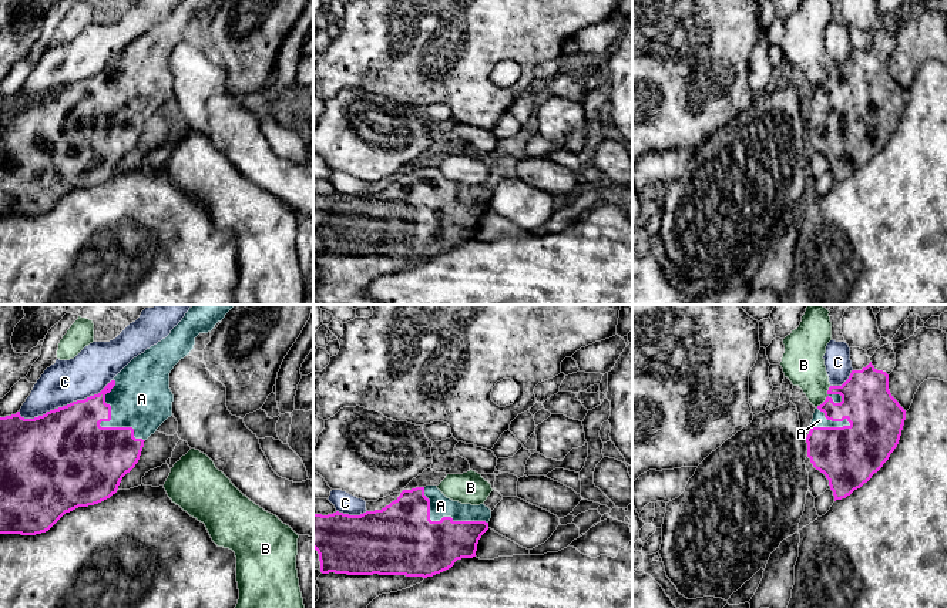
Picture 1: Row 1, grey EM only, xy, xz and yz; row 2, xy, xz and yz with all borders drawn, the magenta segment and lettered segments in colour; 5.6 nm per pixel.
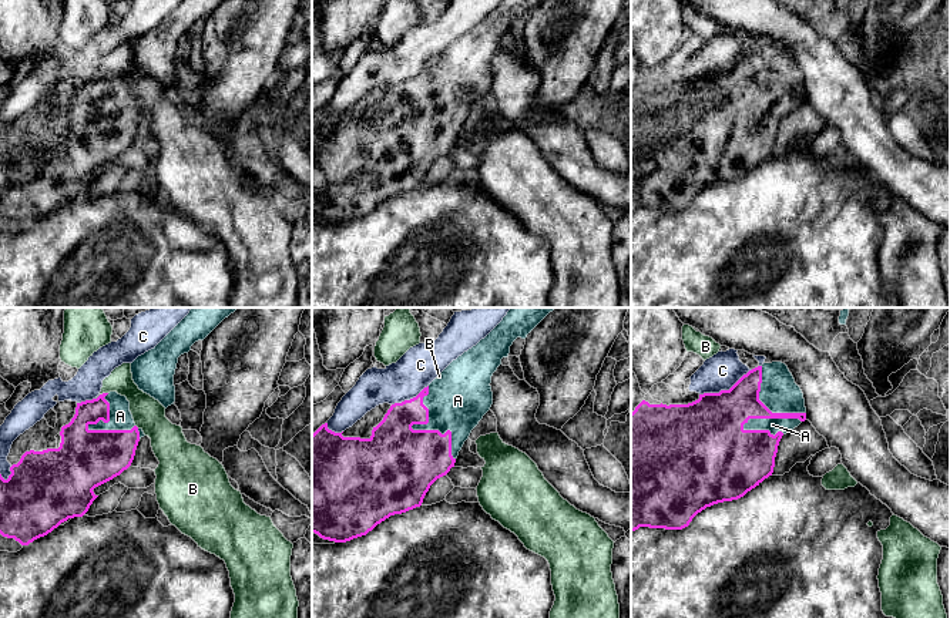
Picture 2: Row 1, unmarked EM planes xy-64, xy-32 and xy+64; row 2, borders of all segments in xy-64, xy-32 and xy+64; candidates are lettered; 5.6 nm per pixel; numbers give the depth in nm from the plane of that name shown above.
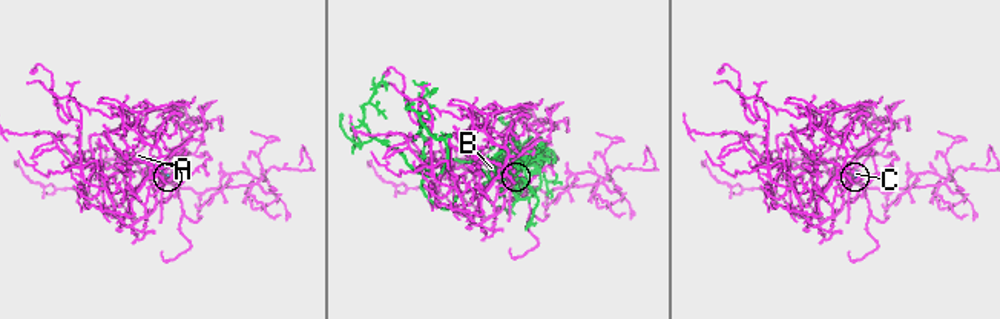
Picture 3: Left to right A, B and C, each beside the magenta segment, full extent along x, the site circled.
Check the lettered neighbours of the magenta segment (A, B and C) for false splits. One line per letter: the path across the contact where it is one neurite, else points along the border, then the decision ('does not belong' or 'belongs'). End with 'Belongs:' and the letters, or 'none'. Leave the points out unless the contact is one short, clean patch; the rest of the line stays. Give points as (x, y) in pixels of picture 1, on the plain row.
A: belongs
B: does not belong
C: does not belong
Belongs: A

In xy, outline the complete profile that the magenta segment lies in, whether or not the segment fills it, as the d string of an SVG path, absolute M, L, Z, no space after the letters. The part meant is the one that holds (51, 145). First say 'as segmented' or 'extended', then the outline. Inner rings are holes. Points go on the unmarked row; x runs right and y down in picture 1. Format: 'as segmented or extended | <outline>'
extended | M182 0L171 14L134 38L98 75L24 100L20 93L0 98L0 215L36 216L48 212L66 194L98 185L117 174L122 158L140 141L144 122L172 97L169 54L194 30L199 14L222 0Z

